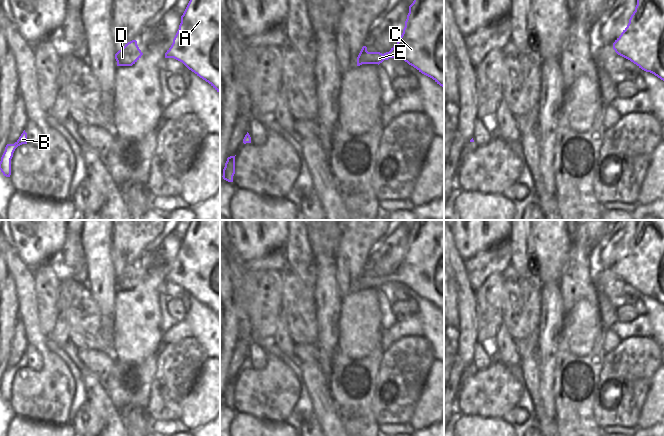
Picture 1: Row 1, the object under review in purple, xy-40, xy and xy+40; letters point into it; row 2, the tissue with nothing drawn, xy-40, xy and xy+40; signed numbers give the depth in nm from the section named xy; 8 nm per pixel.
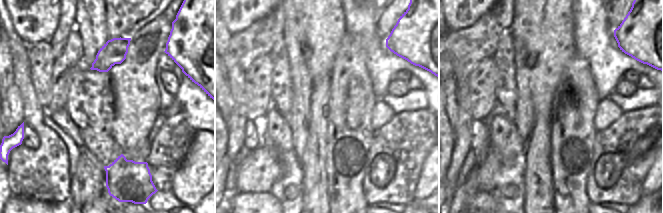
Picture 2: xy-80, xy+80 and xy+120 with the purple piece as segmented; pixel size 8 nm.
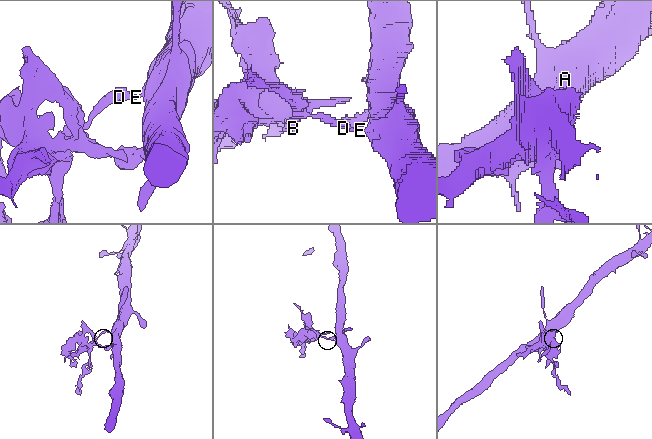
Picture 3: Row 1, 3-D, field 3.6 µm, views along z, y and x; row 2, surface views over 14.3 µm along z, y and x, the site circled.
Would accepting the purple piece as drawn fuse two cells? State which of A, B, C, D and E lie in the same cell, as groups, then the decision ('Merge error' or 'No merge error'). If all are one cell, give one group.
Groups: A C / B D E. Merge error.

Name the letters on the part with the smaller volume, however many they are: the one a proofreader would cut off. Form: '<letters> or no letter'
B, D, E

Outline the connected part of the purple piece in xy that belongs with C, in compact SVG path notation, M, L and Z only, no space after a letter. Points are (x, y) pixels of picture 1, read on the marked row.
M414 0L409 6L405 27L399 41L389 51L389 58L399 58L432 78L444 88L444 0Z

